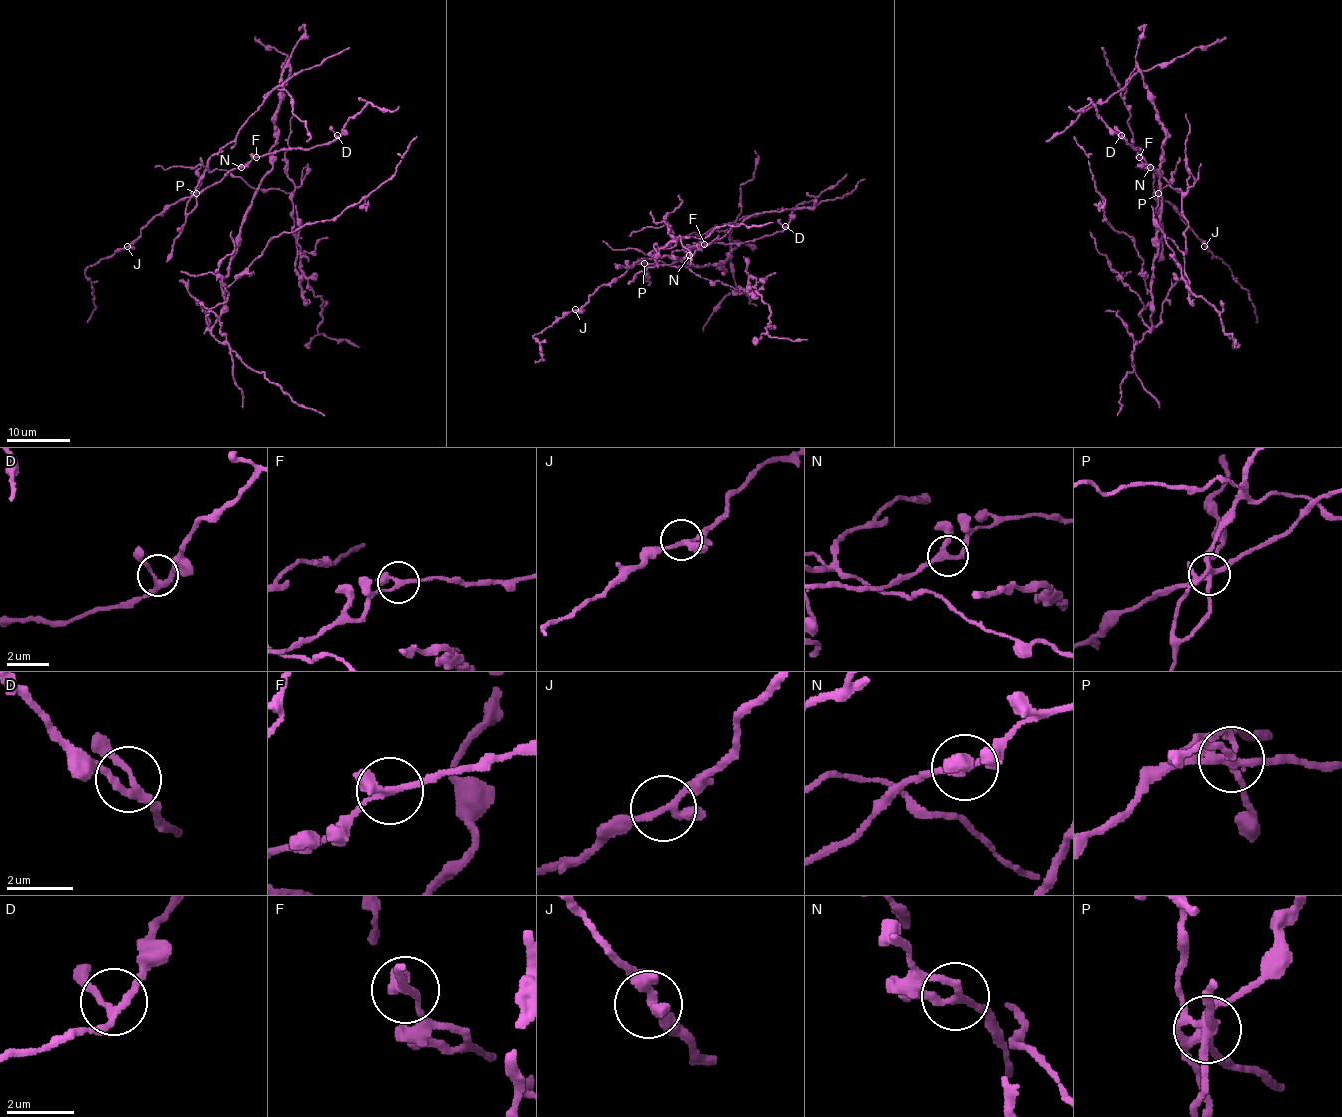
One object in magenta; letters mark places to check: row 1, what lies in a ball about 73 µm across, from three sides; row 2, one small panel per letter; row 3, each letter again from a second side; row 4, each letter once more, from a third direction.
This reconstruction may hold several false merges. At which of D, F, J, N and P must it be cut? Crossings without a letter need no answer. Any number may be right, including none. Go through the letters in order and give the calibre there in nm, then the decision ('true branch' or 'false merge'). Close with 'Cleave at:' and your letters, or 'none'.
D: 190 nm | true branch
F: 240 nm | true branch
J: 200 nm | true branch
N: 200 nm | true branch
P: 280 nm | false merge
Cleave at: P

